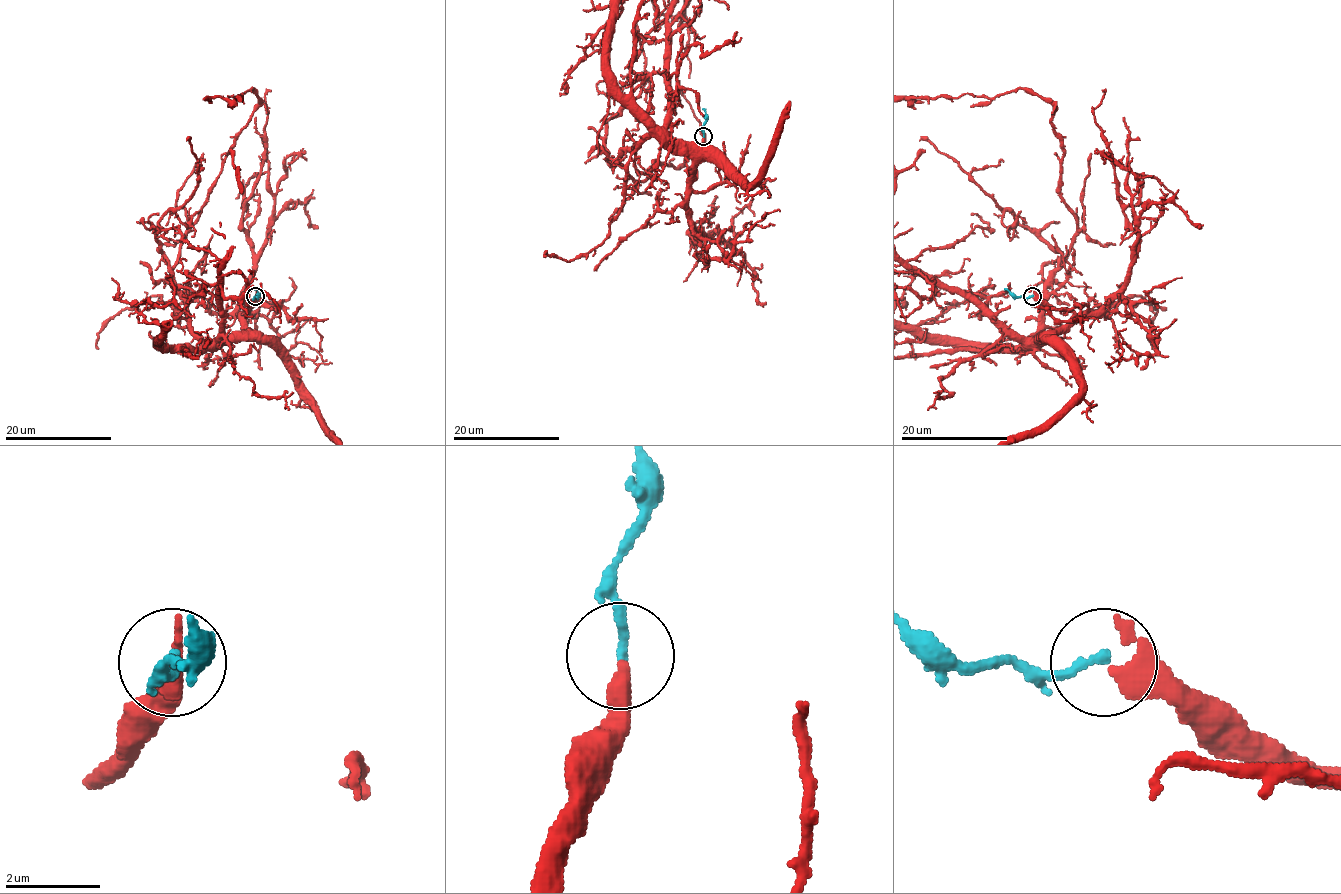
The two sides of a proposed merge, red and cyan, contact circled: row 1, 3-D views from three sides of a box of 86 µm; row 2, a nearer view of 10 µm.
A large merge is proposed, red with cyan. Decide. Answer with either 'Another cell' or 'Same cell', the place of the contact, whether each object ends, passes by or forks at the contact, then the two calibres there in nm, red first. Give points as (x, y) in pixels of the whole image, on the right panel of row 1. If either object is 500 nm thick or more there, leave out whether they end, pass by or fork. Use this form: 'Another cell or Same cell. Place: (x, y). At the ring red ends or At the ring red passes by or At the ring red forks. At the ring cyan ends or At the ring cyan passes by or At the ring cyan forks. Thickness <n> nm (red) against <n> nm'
Same cell. Place: (1032, 296). At the ring red passes by. At the ring cyan ends. Thickness 340 nm (red) against 190 nm

